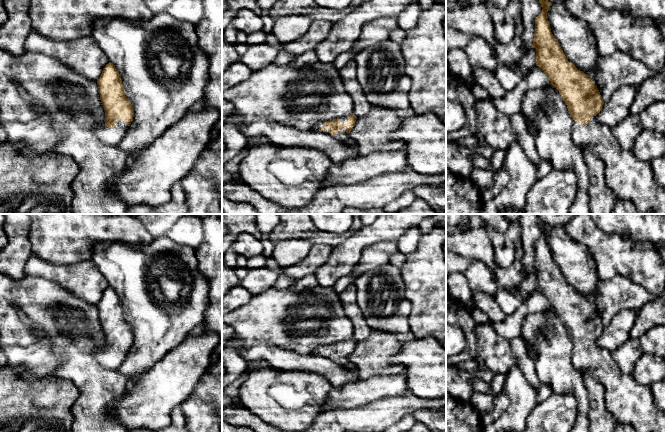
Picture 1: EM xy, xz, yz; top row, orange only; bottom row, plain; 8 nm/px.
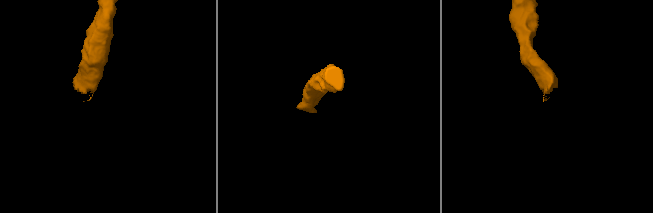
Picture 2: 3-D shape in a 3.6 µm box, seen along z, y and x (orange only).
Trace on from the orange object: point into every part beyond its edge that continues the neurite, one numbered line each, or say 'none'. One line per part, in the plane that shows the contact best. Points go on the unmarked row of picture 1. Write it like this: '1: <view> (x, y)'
1: xz (344, 362)

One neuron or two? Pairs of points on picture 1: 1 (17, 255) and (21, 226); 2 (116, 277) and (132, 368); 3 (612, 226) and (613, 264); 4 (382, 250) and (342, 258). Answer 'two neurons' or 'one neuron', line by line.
1: one neuron
2: one neuron
3: two neurons
4: two neurons

